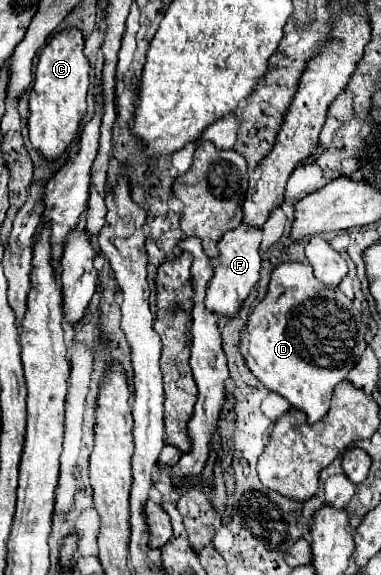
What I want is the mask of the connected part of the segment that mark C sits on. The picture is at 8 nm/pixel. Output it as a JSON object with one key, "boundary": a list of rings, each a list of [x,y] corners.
{"boundary":[[[78,29],[60,31],[42,49],[36,65],[36,77],[30,91],[28,131],[32,147],[38,153],[42,153],[46,161],[56,161],[58,157],[62,157],[66,147],[76,139],[80,123],[86,115],[90,63],[84,57],[82,49],[84,49],[84,37]]]}

